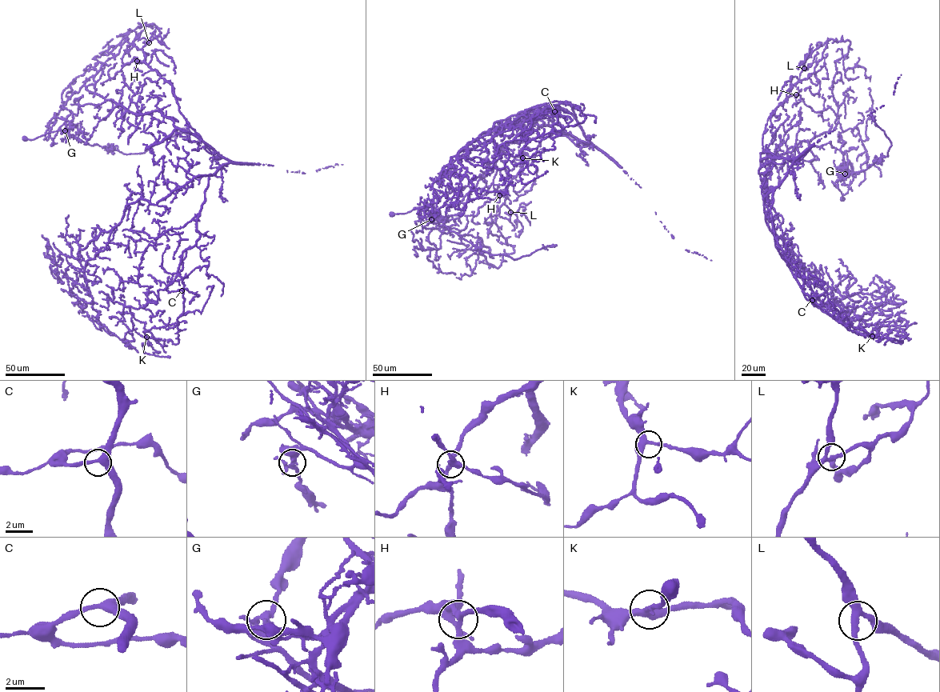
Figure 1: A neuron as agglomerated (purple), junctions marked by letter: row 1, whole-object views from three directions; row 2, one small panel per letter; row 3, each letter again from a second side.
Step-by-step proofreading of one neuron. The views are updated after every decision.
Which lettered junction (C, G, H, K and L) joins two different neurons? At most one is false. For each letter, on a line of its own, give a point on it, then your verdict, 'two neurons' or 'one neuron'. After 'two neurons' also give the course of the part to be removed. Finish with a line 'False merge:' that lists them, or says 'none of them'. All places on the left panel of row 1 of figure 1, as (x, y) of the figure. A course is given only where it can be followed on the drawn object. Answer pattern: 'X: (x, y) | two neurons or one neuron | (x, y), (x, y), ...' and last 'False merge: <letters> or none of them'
C: (182, 290) | one neuron
G: (65, 130) | two neurons | (64, 130), (92, 146), (97, 144), (126, 154), (143, 153), (177, 133), (184, 133), (188, 138)
H: (137, 61) | one neuron
K: (146, 337) | one neuron
L: (149, 42) | one neuron
False merge: G

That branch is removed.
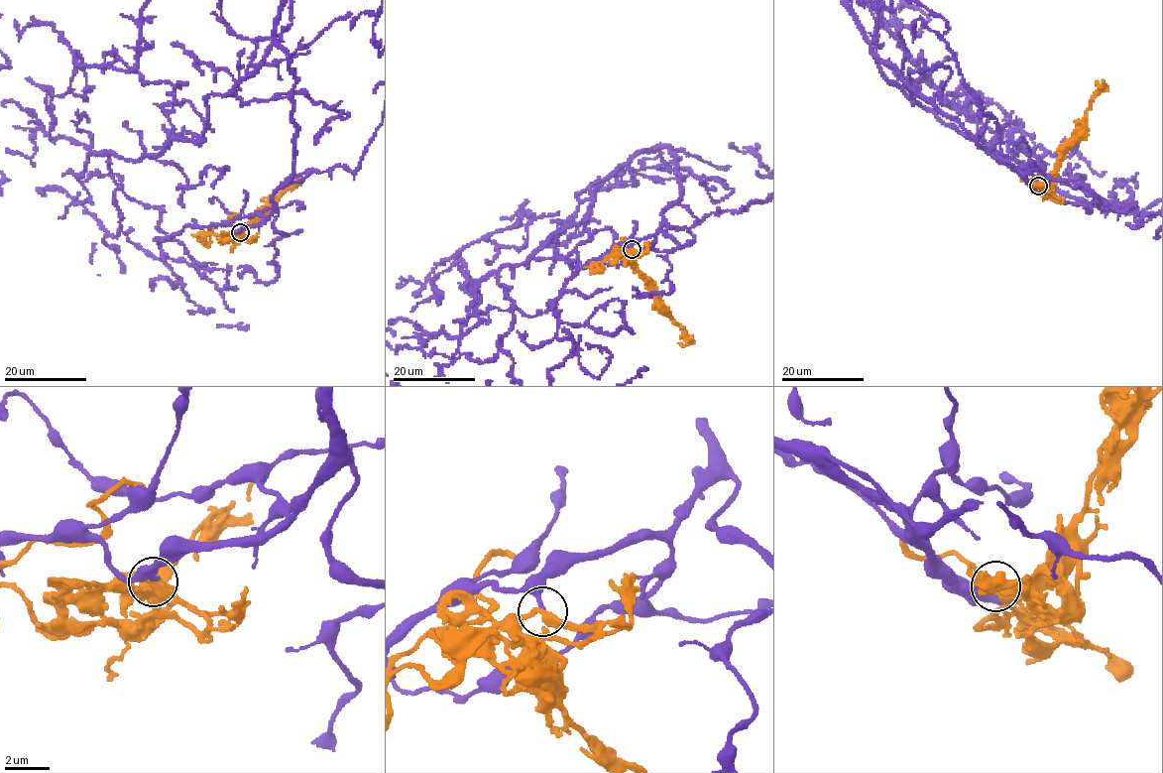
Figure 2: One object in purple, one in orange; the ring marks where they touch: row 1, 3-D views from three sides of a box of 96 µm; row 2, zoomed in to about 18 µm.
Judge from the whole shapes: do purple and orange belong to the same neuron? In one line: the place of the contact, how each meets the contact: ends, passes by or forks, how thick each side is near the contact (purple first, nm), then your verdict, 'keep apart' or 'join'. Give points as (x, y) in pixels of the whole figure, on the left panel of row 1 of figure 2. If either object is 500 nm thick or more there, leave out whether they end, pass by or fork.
(240, 232) | purple ends | orange passes by | 240/360 nm | keep apart

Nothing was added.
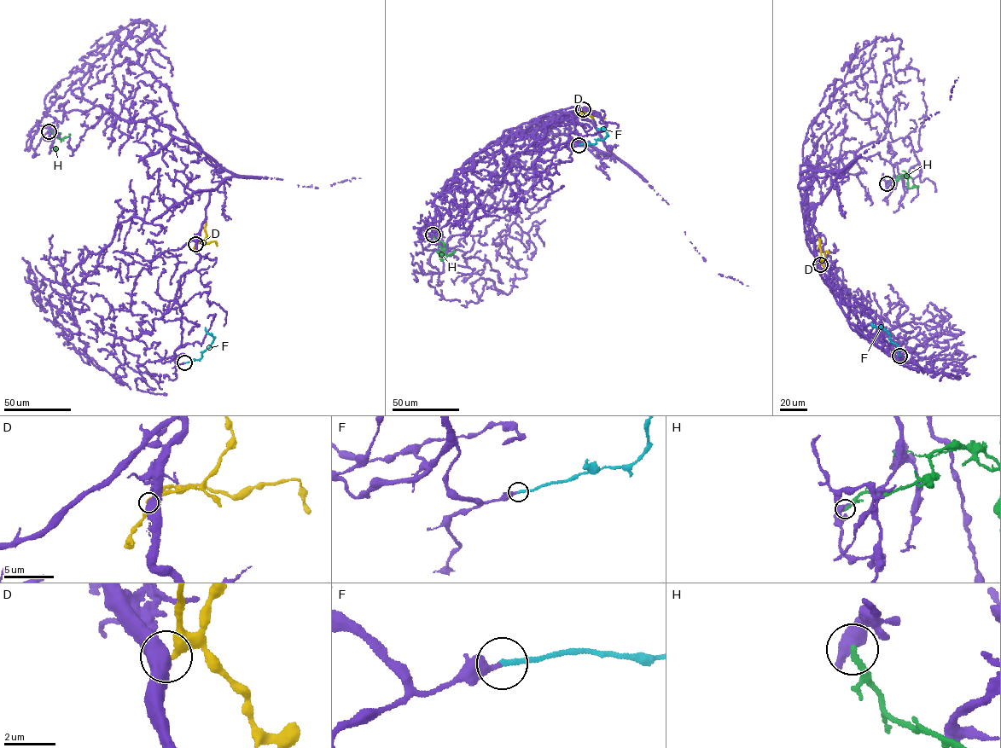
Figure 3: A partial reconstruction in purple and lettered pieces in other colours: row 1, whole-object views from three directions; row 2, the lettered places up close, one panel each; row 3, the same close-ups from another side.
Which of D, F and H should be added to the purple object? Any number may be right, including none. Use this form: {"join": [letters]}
{"join": ["D", "F"]}

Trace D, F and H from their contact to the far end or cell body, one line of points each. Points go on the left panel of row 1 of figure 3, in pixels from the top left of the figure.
D: (195, 244), (202, 242), (206, 237), (206, 222)
F: (184, 362), (200, 359), (211, 345), (213, 339), (205, 327)
H: (49, 131), (58, 136), (60, 133), (52, 145), (57, 149), (54, 151)

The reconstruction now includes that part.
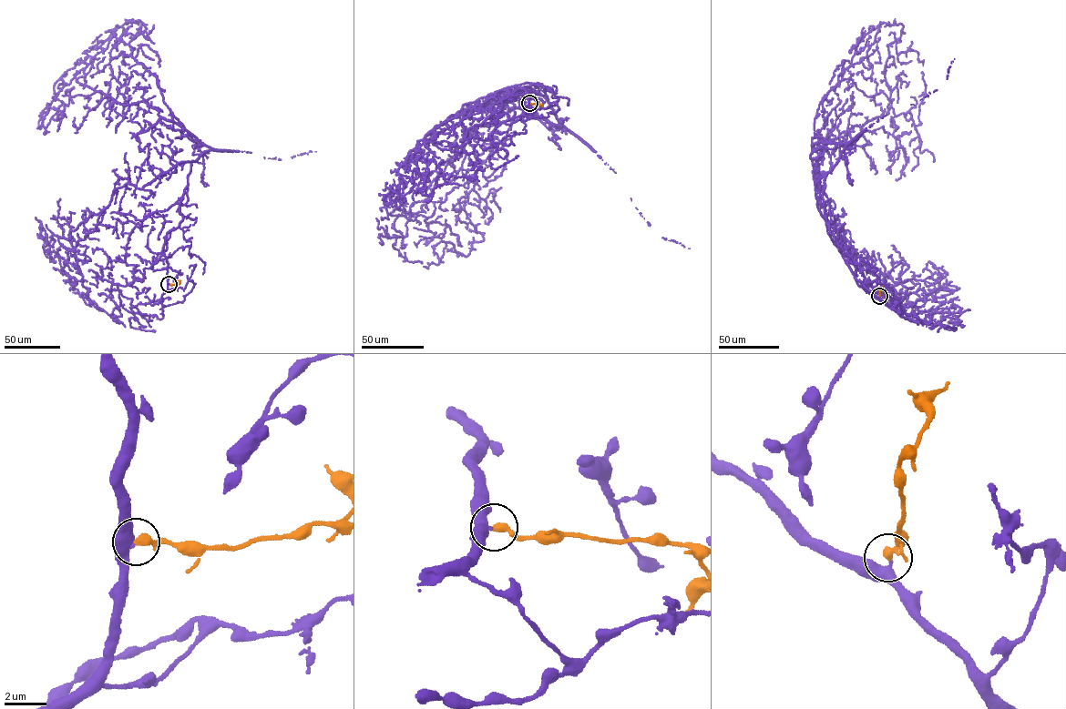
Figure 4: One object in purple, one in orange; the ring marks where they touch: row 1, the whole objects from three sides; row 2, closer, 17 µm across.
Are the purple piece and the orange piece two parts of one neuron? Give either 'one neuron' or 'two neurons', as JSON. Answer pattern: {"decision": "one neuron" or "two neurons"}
{"decision": "one neuron"}

